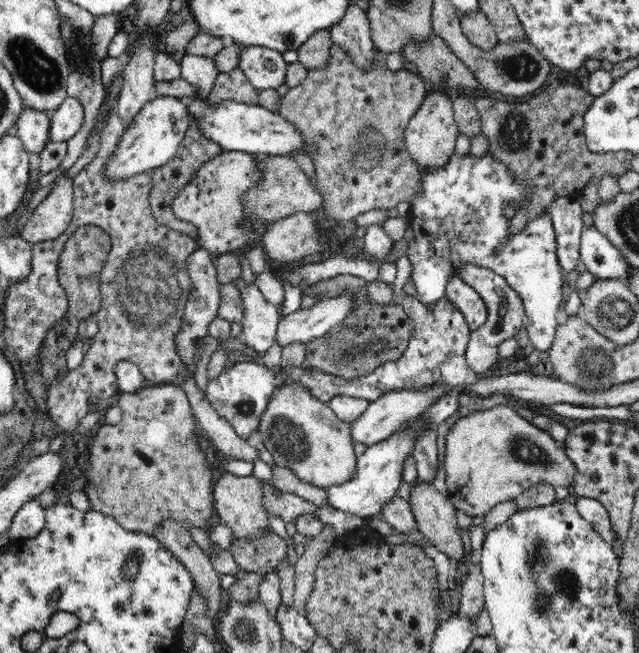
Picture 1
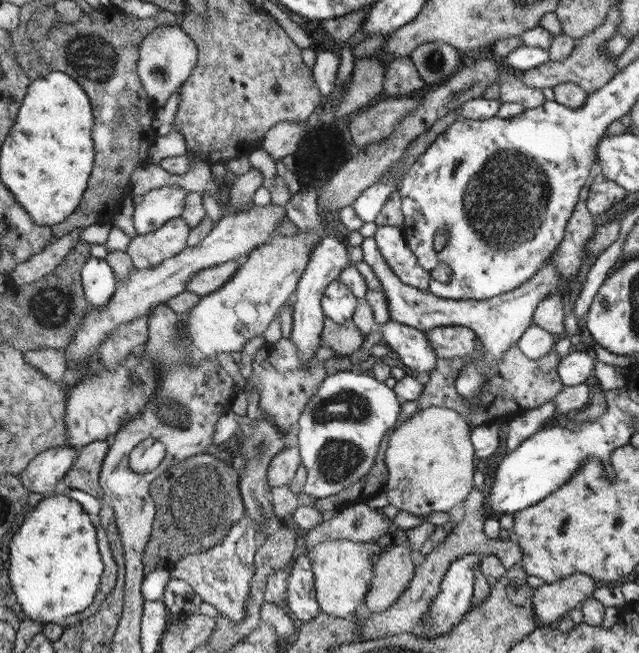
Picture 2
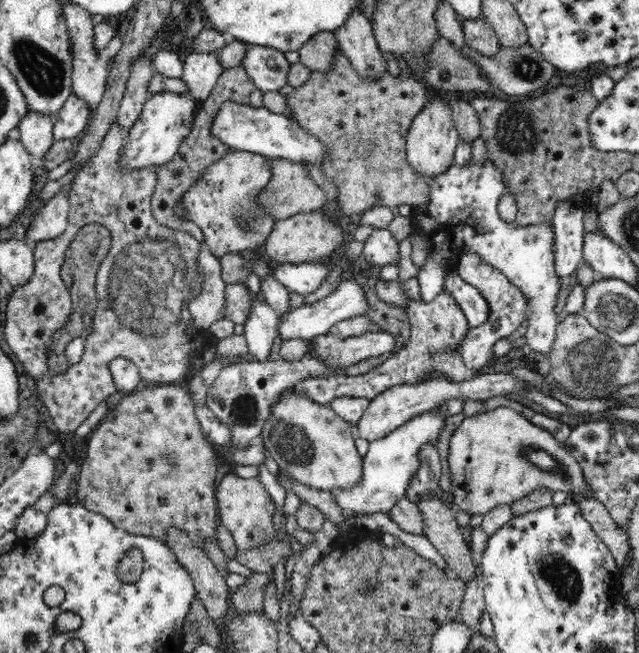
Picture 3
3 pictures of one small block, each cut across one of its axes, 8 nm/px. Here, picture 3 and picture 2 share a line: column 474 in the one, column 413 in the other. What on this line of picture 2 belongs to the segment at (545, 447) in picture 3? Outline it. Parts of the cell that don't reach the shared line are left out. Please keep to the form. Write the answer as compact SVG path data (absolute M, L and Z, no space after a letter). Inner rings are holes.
M427 408L389 432L383 458L387 468L383 494L391 506L423 518L429 512L449 512L455 504L463 504L473 488L473 448L465 420L455 410Z

